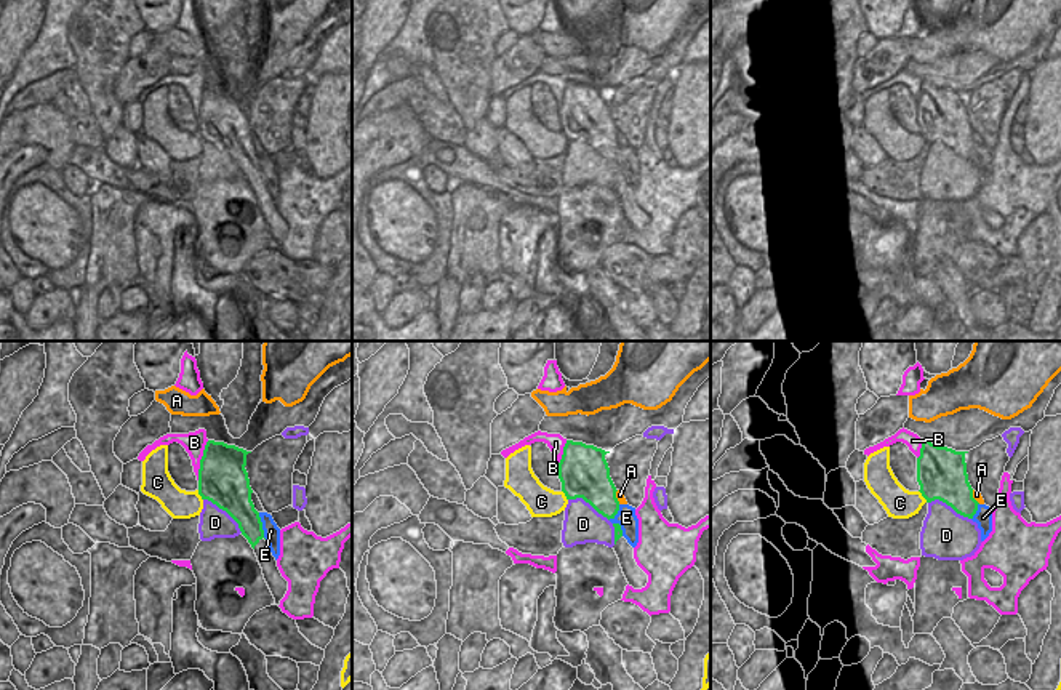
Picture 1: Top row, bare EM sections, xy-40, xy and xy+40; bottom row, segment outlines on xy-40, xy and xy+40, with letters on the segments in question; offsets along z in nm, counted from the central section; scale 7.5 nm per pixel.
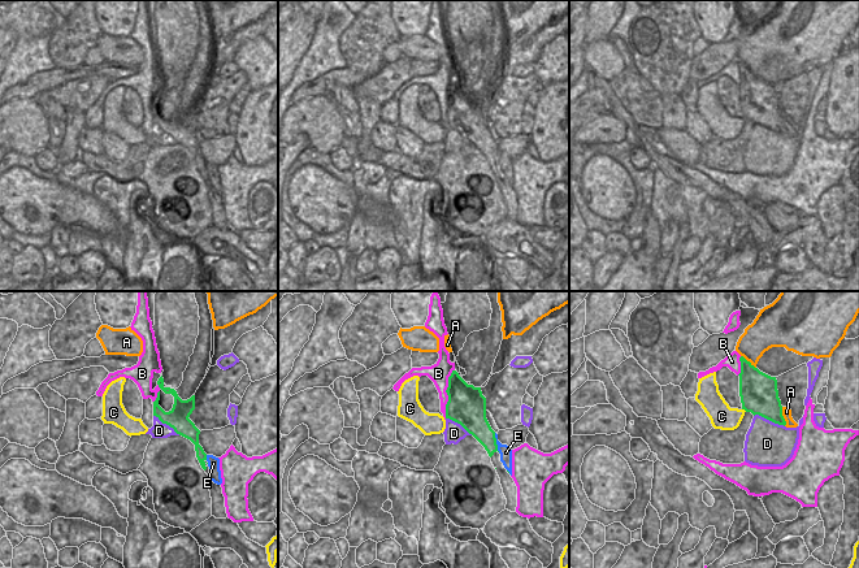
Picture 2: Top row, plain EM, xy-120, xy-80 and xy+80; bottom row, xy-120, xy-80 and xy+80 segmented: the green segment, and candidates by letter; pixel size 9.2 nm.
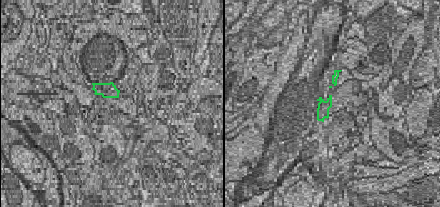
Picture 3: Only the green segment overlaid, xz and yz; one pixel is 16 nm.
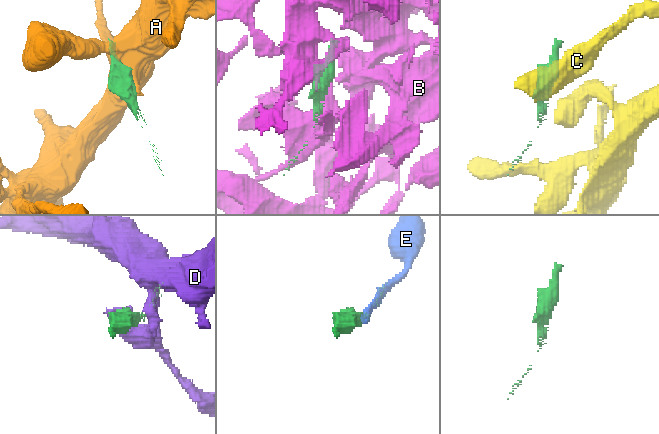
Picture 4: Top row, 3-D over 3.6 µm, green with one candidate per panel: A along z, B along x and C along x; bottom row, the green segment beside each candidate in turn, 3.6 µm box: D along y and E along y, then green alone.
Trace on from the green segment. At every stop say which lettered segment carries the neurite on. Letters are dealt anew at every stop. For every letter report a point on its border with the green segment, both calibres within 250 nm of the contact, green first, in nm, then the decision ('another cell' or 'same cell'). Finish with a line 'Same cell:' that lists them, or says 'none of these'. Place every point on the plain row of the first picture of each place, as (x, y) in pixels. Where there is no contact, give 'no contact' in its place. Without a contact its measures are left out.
A: contact xy (615, 138); calibres 320 and 50 nm; another cell
B: contact xy-40 (200, 101); calibres 380 and 170 nm; another cell
C: contact xy+40 (922, 136); calibres 380 and 240 nm; another cell
D: contact xy-40 (224, 151); calibres 380 and 220 nm; another cell
E: contact xy-40 (261, 167); calibres 220 and 120 nm; another cell
Same cell: none of these

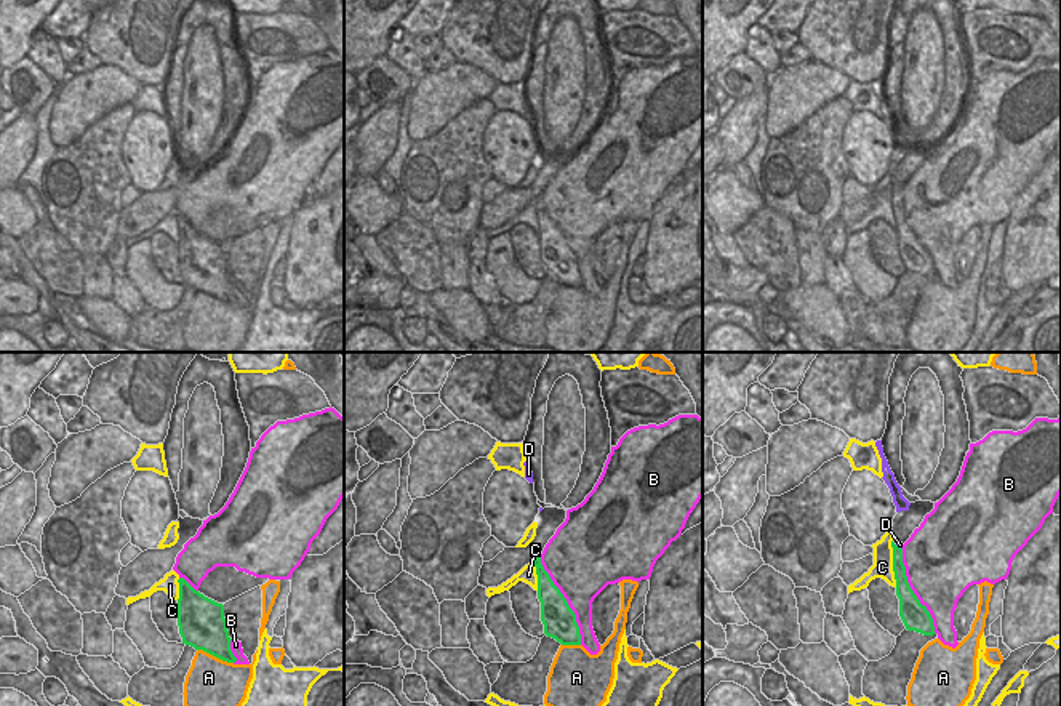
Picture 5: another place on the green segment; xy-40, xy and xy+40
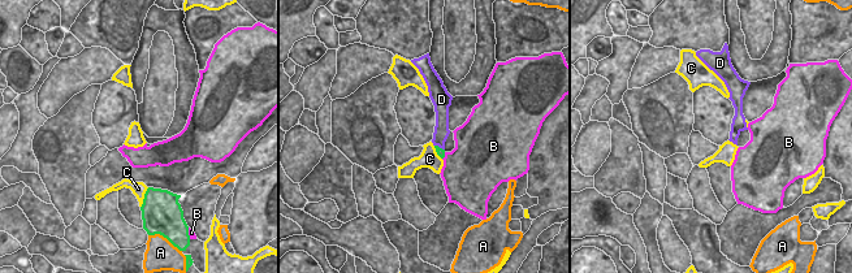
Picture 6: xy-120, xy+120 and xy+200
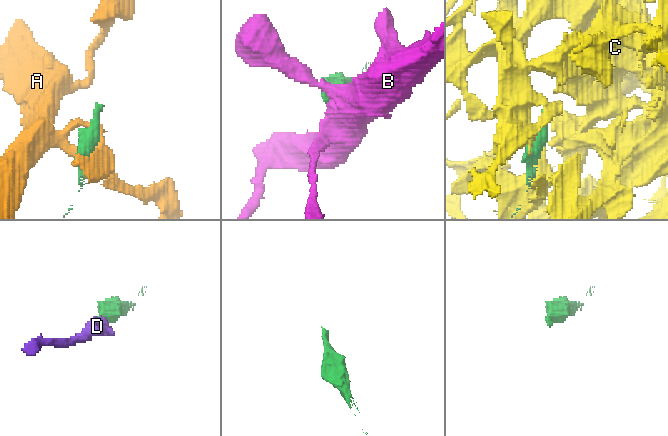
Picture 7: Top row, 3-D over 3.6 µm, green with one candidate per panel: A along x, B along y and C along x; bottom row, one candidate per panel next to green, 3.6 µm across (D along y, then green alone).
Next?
A: contact xy-40 (215, 296); calibres 360 and 440 nm; another cell
B: contact xy (565, 242); calibres 260 and 420 nm; another cell
C: contact xy+40 (893, 205); calibres 120 and 150 nm; another cell
D: contact xy+40 (898, 188); calibres 100 and 30 nm; same cell
Same cell: D

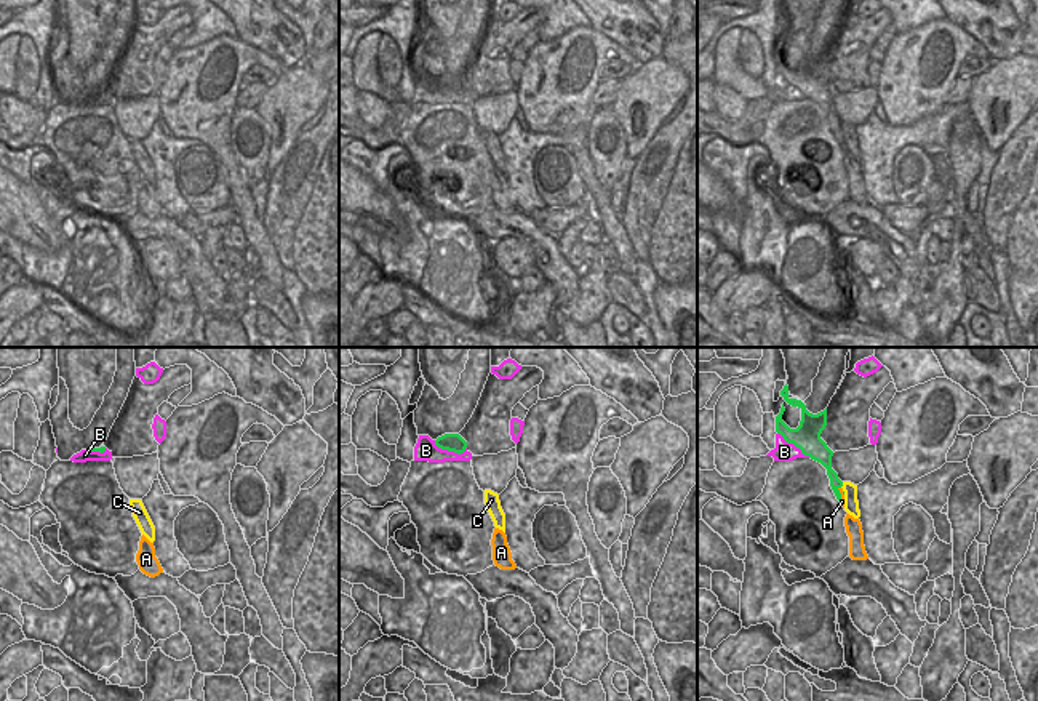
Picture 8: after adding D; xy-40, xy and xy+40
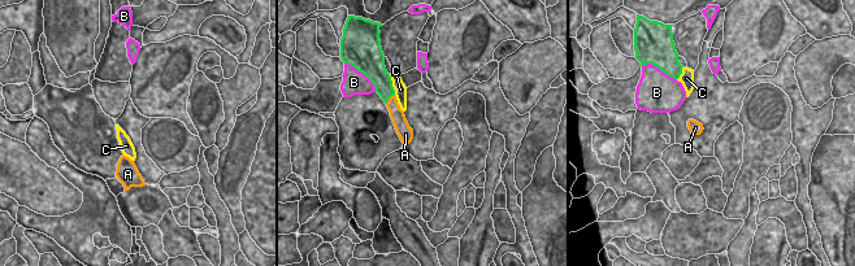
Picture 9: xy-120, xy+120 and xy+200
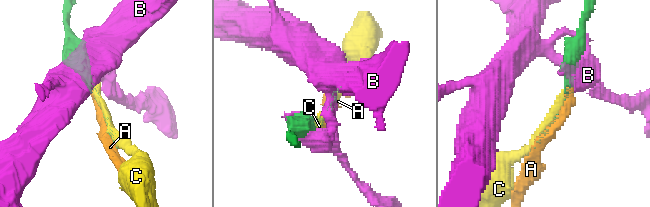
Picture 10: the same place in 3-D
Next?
A: contact xy+40 (840, 135); calibres 90 and 50 nm; same cell
B: contact xy (450, 92); calibres 140 and 170 nm; another cell
C: contact xy+40 (842, 127); calibres 100 and 120 nm; another cell
Same cell: A

